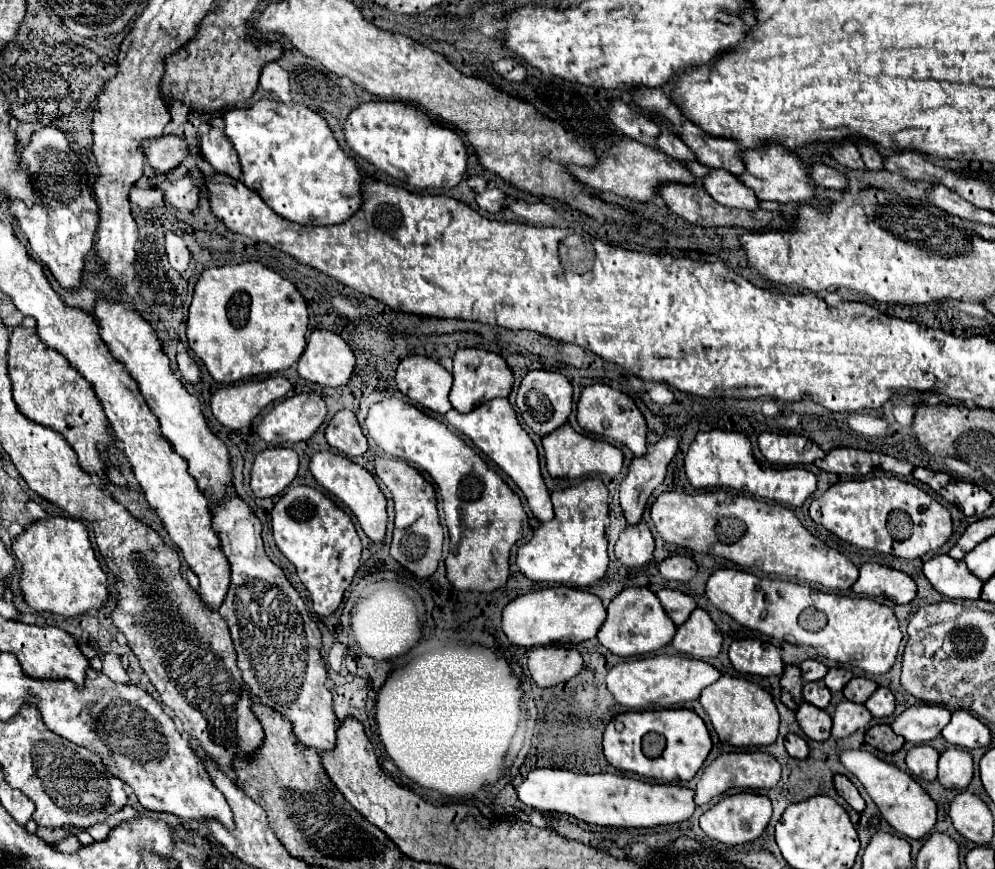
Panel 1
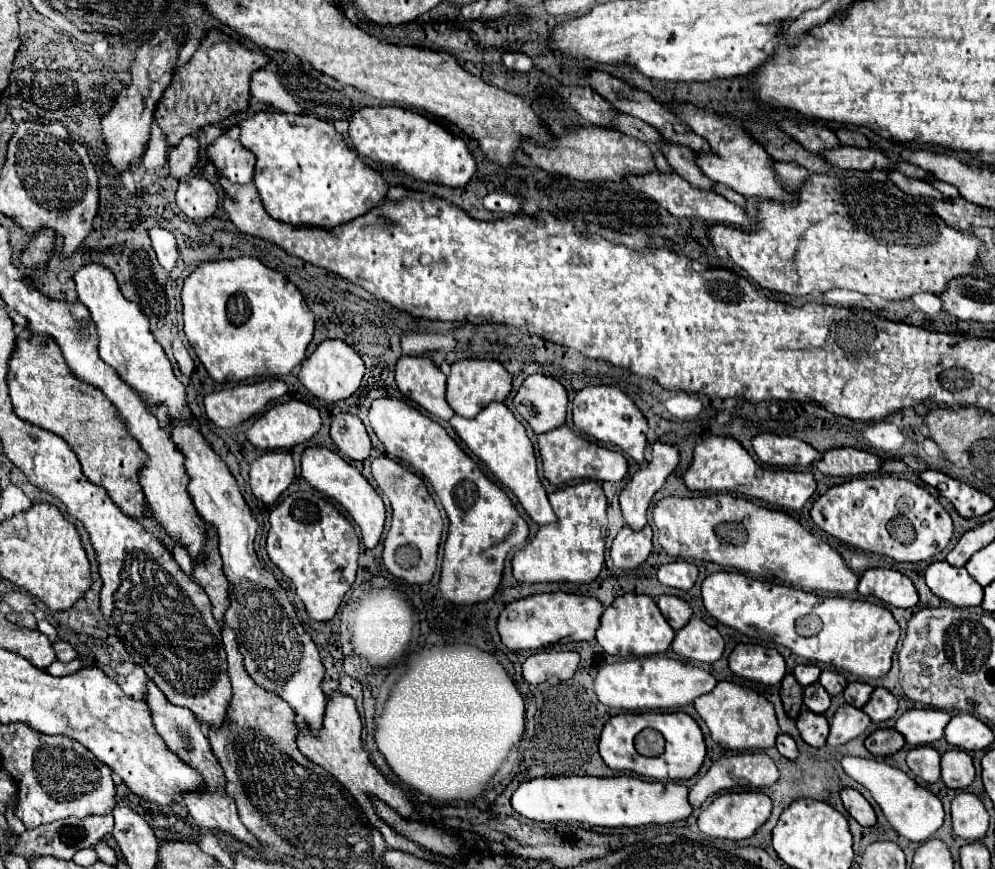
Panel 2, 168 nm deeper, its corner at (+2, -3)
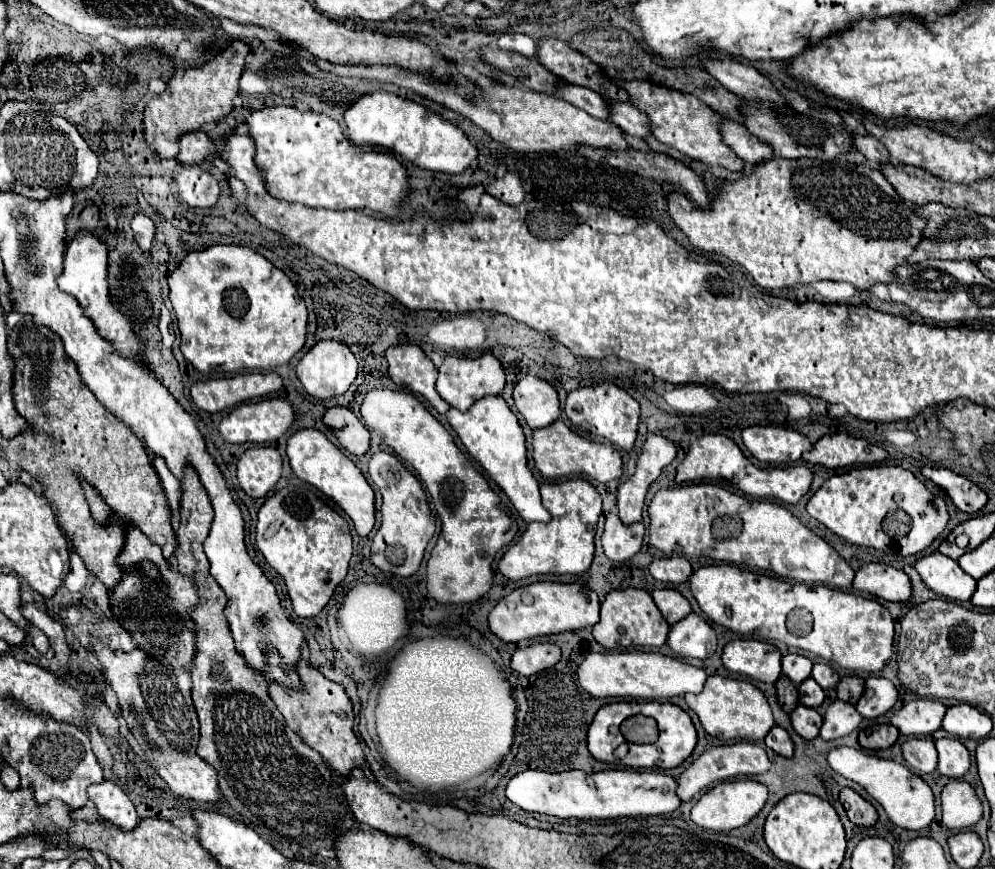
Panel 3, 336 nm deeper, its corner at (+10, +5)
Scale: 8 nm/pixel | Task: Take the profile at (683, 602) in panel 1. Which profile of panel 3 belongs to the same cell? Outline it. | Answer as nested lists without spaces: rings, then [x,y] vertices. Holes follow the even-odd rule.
[[[658,589],[652,593],[654,603],[658,605],[658,609],[662,611],[664,619],[668,621],[668,625],[678,623],[680,619],[684,619],[686,613],[690,613],[690,603],[686,601],[686,597],[682,597],[678,591],[674,589]]]

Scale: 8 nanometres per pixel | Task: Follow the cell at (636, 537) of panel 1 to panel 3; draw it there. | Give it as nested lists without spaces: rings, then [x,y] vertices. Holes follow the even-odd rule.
[[[608,513],[606,527],[602,533],[602,547],[610,561],[626,561],[636,555],[642,547],[644,525],[624,525],[616,513]]]

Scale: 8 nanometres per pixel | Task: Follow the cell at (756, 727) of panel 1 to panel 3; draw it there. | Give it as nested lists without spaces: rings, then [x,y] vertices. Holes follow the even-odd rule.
[[[712,675],[708,677],[702,693],[686,695],[686,703],[700,717],[700,723],[706,729],[706,733],[724,741],[732,741],[732,739],[758,741],[758,739],[764,739],[774,725],[772,711],[764,693],[752,683],[742,681],[742,679],[728,679],[728,677]]]

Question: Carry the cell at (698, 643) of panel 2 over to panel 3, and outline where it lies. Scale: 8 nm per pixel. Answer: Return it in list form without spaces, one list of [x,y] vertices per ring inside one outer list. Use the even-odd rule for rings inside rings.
[[[690,613],[670,627],[666,643],[680,657],[706,659],[716,651],[716,633],[700,615]]]

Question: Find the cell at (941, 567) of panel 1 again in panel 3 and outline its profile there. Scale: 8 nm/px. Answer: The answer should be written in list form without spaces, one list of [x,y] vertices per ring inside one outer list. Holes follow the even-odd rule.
[[[938,551],[922,557],[916,563],[916,571],[920,573],[922,581],[942,597],[968,601],[976,591],[976,581],[964,573],[954,559],[944,557]]]

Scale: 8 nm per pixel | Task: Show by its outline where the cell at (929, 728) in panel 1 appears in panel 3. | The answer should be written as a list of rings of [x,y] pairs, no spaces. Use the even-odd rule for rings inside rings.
[[[916,699],[902,705],[890,719],[894,727],[906,737],[922,737],[940,729],[946,705],[930,699]]]

